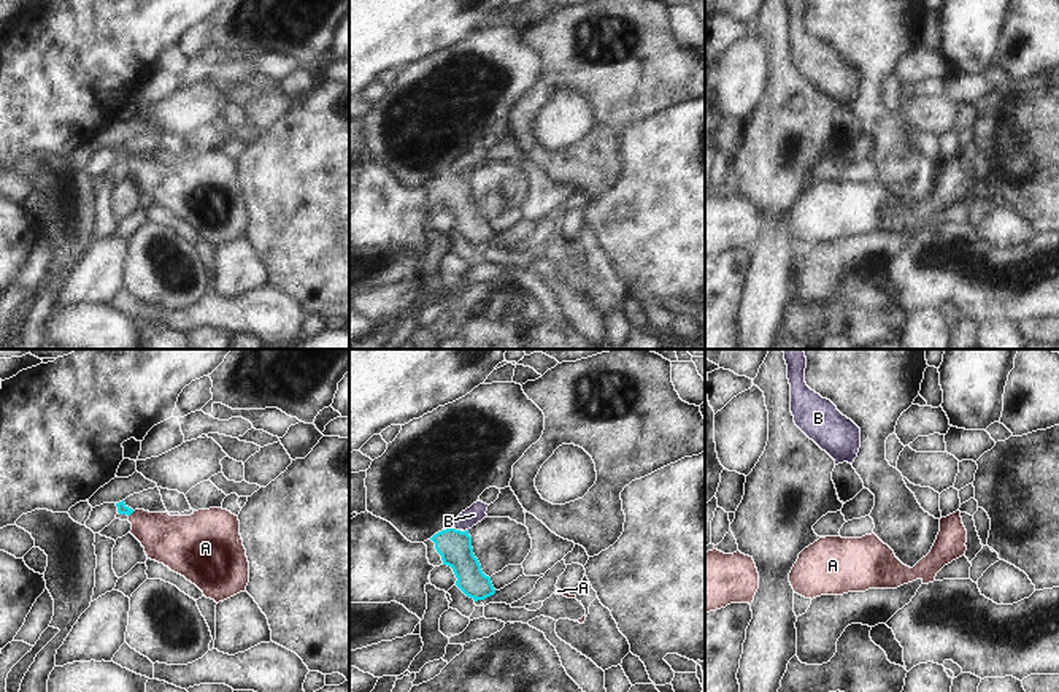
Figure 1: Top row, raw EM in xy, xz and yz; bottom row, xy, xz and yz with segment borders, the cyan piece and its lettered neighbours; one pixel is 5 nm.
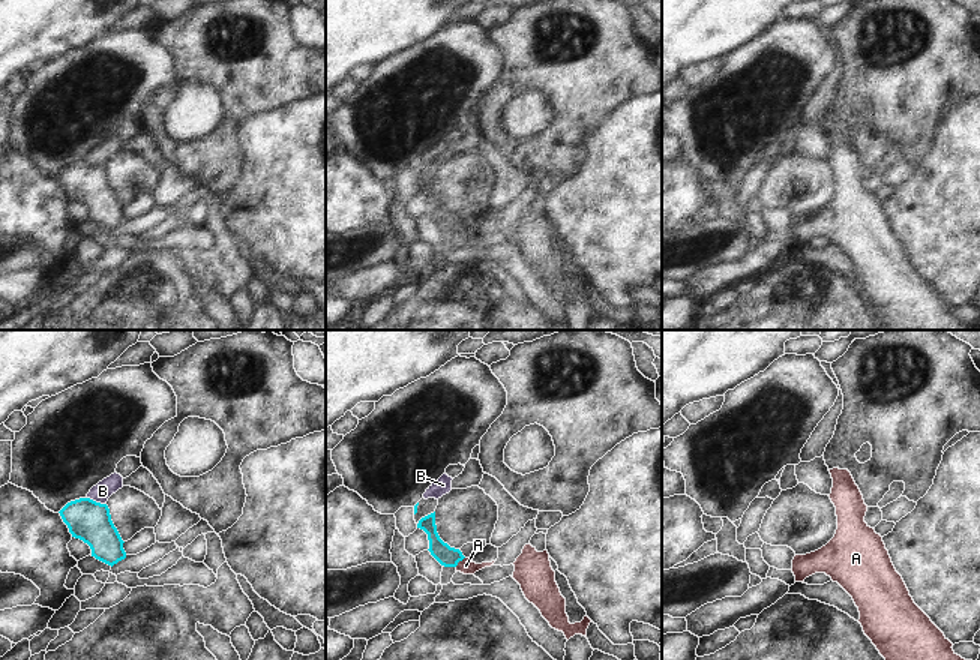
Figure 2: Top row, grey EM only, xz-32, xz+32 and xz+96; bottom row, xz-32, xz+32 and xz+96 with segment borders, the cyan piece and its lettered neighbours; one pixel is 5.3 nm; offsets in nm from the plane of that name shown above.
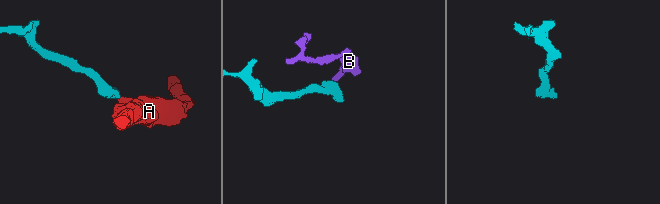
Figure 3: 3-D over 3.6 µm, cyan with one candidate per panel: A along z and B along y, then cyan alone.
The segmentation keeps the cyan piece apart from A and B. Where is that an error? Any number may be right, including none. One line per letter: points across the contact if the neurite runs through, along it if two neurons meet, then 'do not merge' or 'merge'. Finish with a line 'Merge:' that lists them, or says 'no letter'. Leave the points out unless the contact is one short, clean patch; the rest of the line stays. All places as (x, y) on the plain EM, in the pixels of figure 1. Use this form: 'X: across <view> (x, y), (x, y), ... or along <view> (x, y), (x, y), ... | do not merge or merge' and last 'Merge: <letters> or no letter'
A: across xy (121, 151), (130, 157), (150, 173), (172, 184) | merge
B: along xz (453, 170), (459, 175) | do not merge
Merge: A

